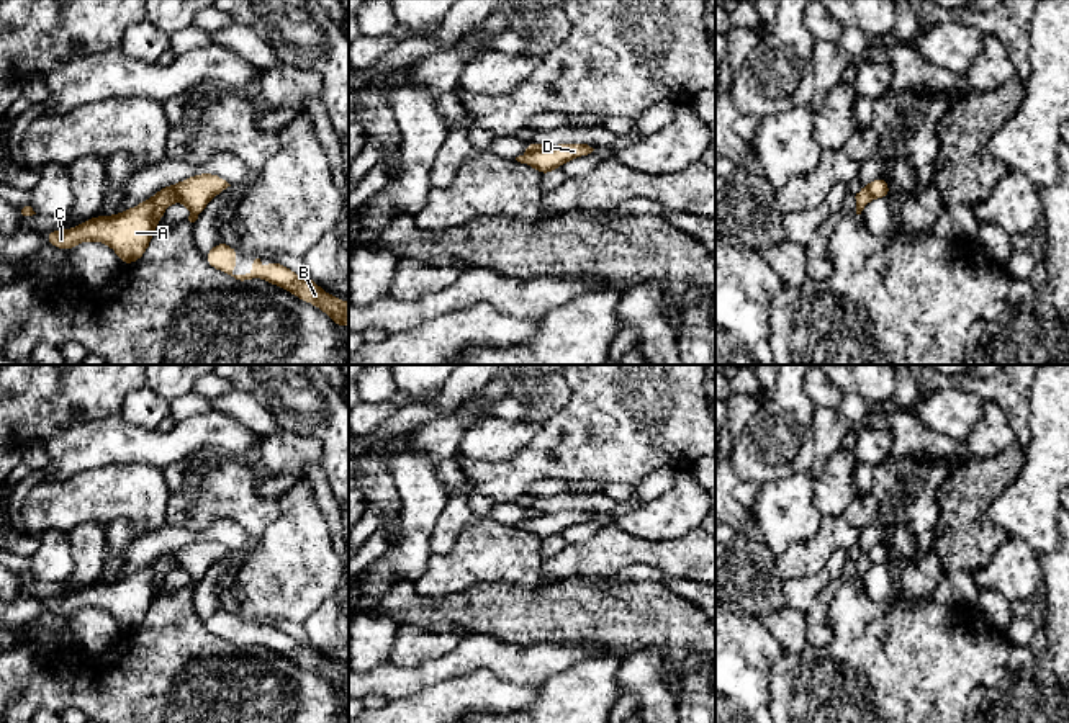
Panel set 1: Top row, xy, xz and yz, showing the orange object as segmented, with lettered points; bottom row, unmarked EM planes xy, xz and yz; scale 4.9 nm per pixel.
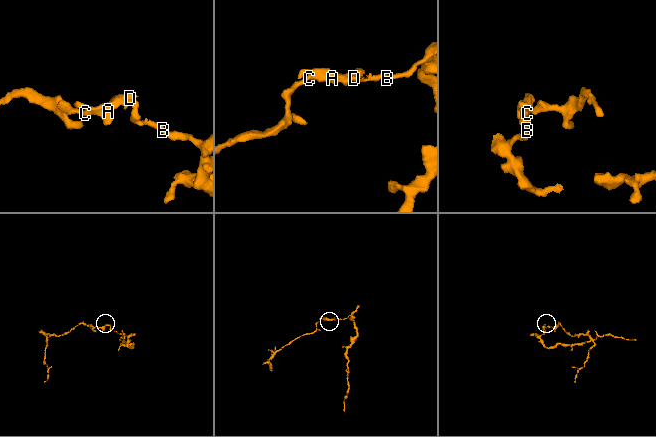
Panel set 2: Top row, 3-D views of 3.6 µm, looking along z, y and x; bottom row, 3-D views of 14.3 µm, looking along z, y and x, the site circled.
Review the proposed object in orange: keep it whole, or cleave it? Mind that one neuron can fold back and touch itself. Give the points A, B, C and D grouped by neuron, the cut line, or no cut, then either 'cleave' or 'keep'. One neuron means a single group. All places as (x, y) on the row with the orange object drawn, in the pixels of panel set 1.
A C D / B; cut in xy along (151, 198), (153, 220), (156, 223); cleave

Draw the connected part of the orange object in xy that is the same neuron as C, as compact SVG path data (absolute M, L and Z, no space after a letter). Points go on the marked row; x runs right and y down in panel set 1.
M151 198L116 216L95 216L67 231L49 231L44 237L49 245L65 252L85 240L105 242L118 254L123 265L129 265L149 247L156 231L152 209Z

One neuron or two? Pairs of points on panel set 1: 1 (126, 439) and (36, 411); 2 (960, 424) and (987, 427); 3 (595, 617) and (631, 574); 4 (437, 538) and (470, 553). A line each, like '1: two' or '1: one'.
1: two
2: two
3: two
4: two

